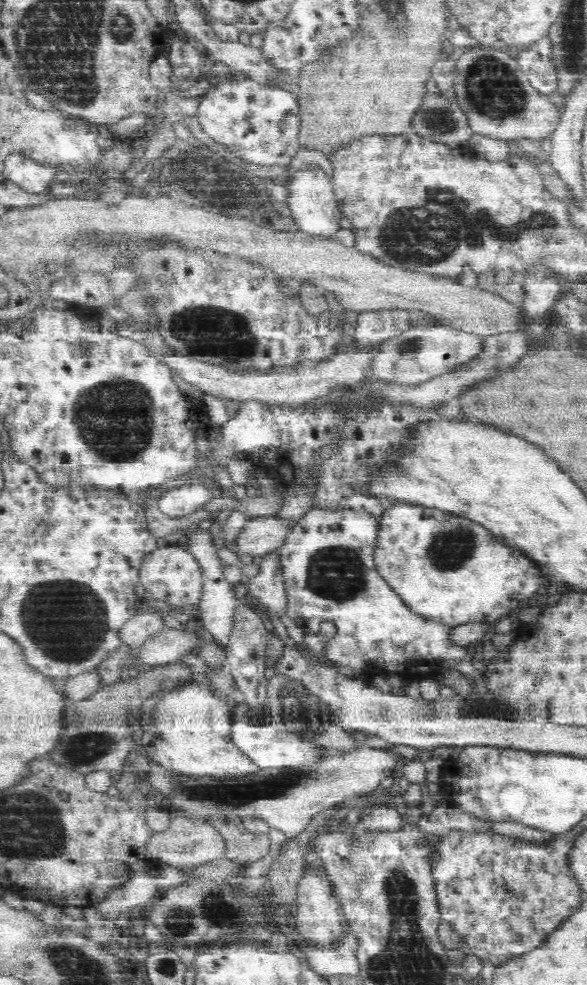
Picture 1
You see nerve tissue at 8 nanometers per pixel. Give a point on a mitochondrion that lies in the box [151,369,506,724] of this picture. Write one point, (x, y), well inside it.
(337, 573)

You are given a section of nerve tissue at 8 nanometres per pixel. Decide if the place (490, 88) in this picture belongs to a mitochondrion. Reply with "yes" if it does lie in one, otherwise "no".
yes

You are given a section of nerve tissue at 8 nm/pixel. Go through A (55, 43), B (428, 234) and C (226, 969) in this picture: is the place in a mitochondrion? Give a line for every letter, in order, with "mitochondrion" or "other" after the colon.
A: mitochondrion
B: mitochondrion
C: other

